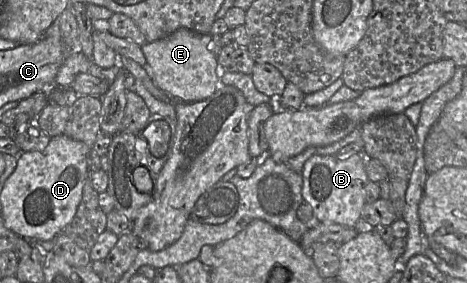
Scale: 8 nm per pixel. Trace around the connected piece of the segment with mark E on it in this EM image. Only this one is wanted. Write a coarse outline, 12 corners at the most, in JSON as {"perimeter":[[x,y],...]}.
{"perimeter":[[180,28],[141,46],[157,86],[186,102],[217,90],[212,35]]}

